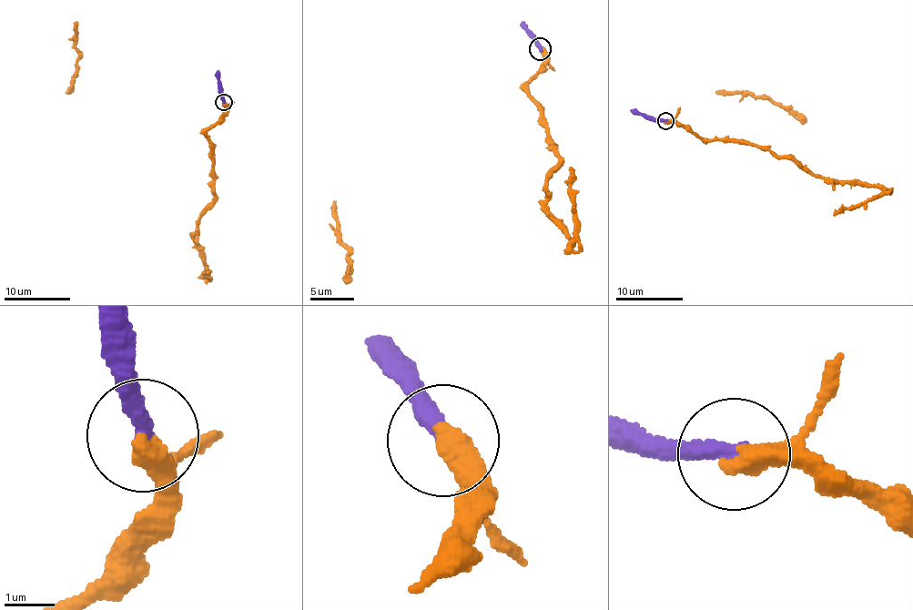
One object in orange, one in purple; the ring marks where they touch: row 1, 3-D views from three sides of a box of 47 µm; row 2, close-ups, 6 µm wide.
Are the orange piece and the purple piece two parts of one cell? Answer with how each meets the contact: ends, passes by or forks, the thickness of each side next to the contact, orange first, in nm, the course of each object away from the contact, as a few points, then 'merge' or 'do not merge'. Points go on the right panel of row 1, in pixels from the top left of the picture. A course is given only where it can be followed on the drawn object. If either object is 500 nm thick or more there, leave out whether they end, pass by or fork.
calibres 500 and 340 nm; course orange (665, 121), (689, 127), (703, 138), (763, 147), (794, 158), (816, 176), (876, 188), (883, 192), (834, 216); course purple (665, 121), (650, 118), (631, 110); merge

